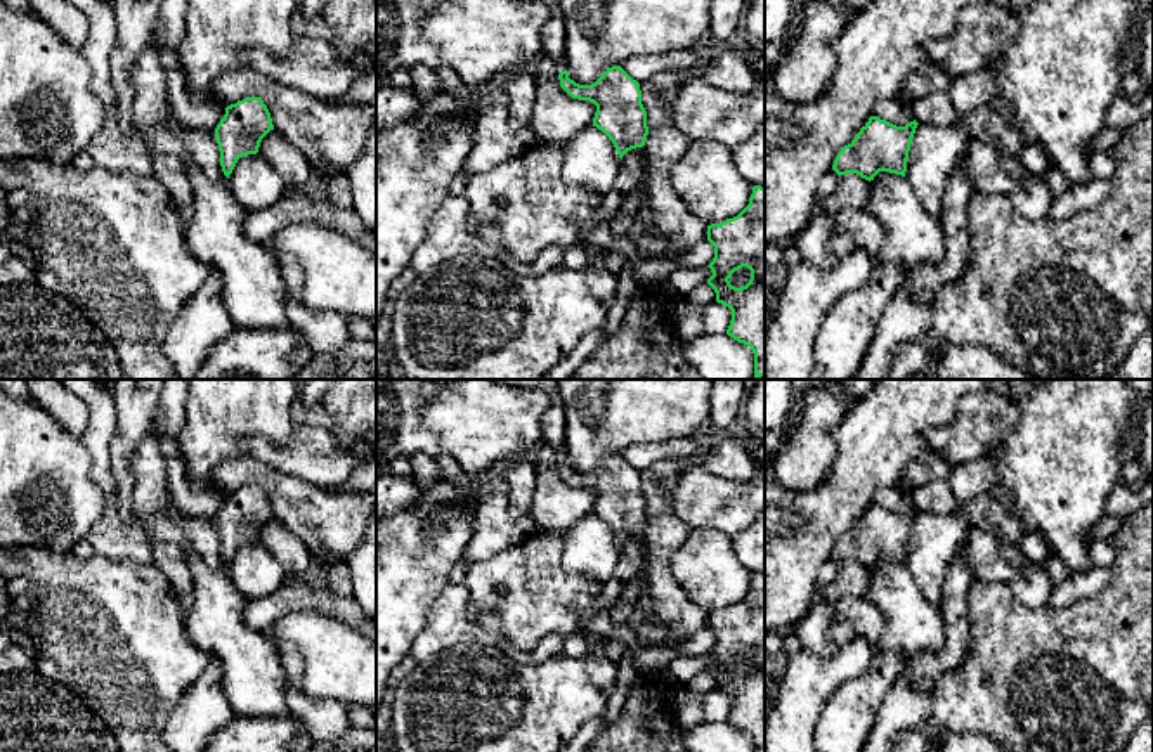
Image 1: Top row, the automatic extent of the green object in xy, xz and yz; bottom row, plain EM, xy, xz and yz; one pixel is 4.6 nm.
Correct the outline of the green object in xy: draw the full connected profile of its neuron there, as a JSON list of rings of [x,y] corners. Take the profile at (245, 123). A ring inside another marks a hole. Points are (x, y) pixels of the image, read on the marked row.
[[[246,97],[225,107],[215,128],[215,139],[227,178],[239,158],[258,152],[262,139],[270,130],[274,130],[272,118],[260,97]]]

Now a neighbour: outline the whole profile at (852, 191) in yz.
[[[857,173],[839,175],[836,191],[818,203],[818,208],[837,213],[844,208],[865,210],[870,194],[870,182]]]

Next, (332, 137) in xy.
[[[251,68],[220,75],[210,95],[225,106],[260,97],[274,130],[295,146],[317,173],[345,173],[376,125],[376,100],[329,104],[286,87]]]

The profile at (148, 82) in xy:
[[[154,45],[137,55],[128,73],[128,83],[134,92],[132,114],[137,133],[142,135],[154,128],[172,130],[187,147],[192,163],[208,178],[225,182],[215,132],[184,126],[172,113],[166,97],[165,68]]]

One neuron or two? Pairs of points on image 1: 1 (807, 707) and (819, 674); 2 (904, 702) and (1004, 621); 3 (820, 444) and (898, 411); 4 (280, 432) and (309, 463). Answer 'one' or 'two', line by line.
1: one
2: two
3: two
4: two

